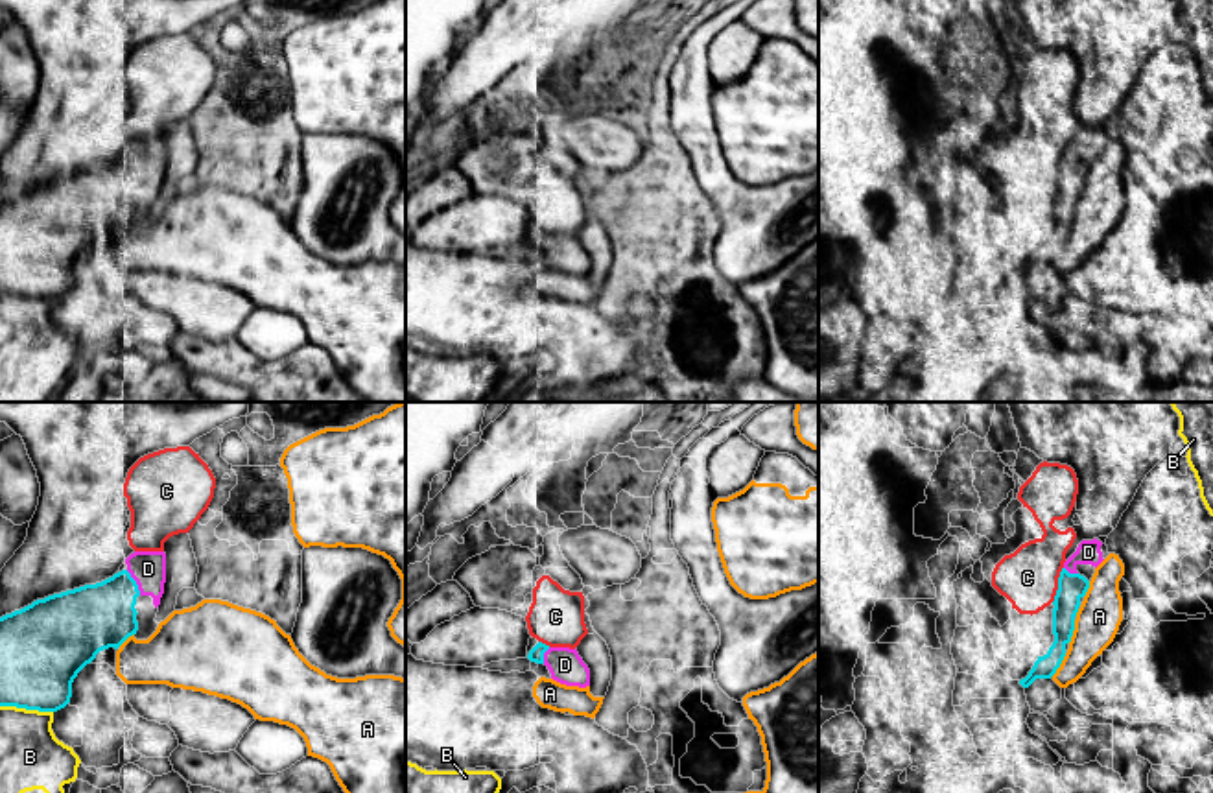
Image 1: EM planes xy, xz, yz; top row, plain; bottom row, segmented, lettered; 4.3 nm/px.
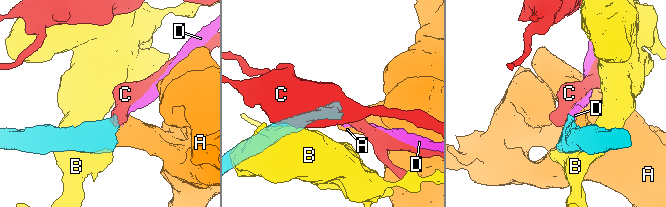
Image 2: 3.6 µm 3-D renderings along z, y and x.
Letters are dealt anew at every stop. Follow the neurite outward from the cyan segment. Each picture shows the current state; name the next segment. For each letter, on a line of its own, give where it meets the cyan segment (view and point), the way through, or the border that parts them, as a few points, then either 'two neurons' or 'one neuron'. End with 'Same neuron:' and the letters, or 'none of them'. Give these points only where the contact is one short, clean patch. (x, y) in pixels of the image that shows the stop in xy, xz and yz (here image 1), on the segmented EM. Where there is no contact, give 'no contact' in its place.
A: contact yz (1073, 629); one neuron
B: contact xy (26, 709); two neurons
C: contact yz (1059, 585); two neurons
D: contact xy (135, 583); two neurons
Same neuron: A

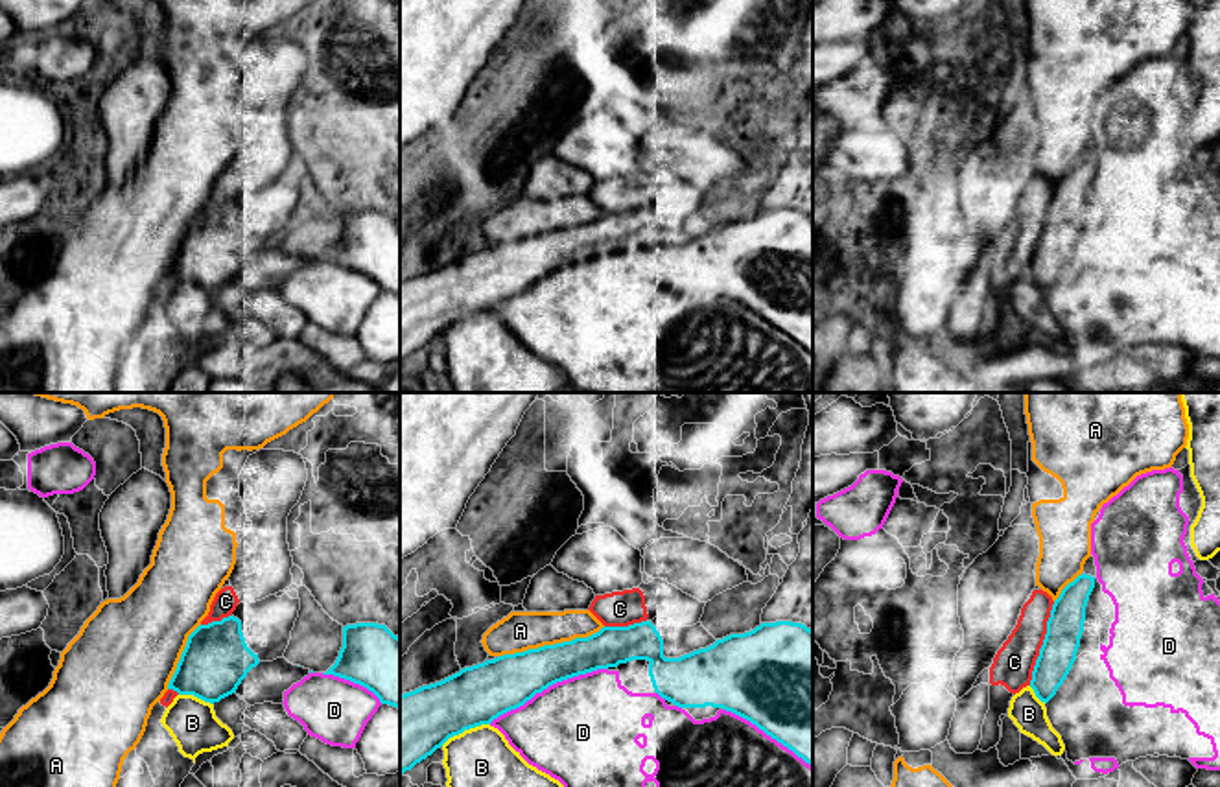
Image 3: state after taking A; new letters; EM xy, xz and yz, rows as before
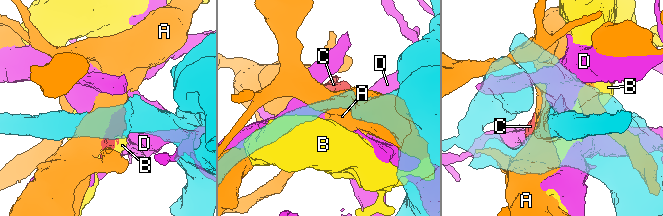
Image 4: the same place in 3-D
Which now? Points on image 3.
A: contact xz (550, 646); two neurons
B: contact xz (465, 728); two neurons
C: contact yz (1044, 644); two neurons
D: contact xz (548, 686); two neurons
Same neuron: none of them

